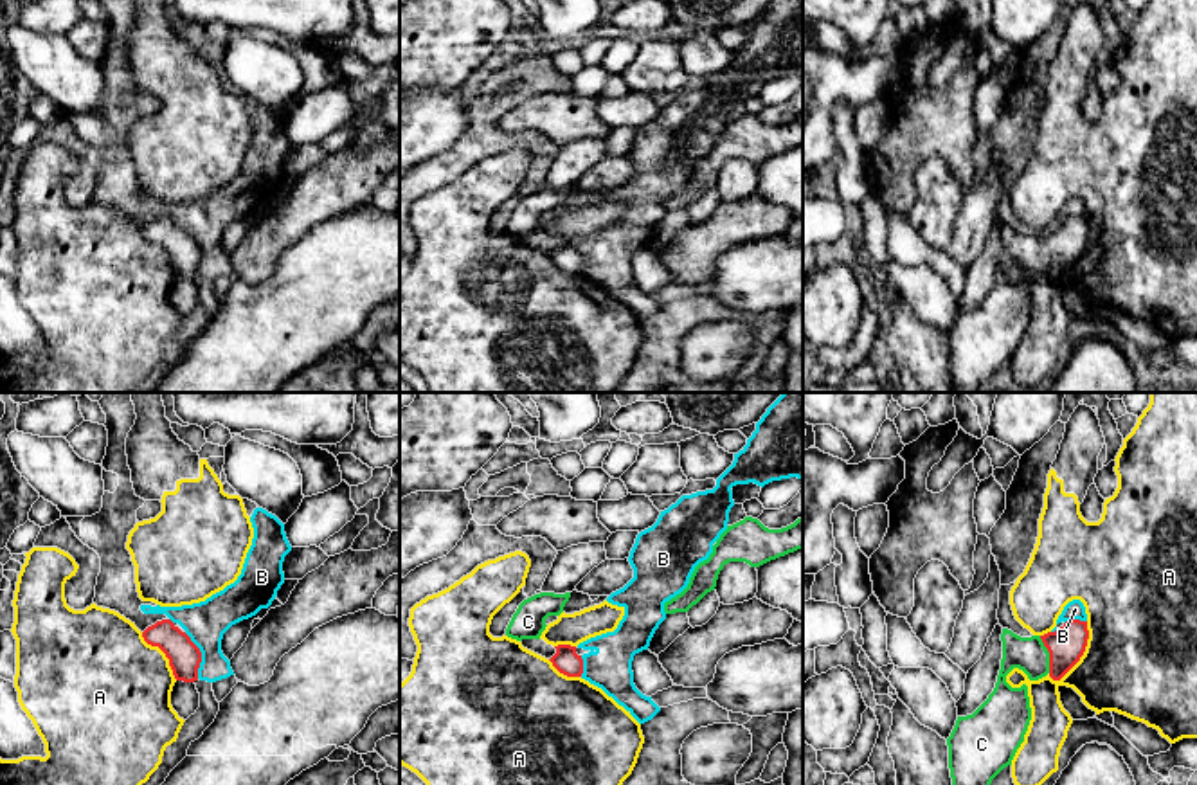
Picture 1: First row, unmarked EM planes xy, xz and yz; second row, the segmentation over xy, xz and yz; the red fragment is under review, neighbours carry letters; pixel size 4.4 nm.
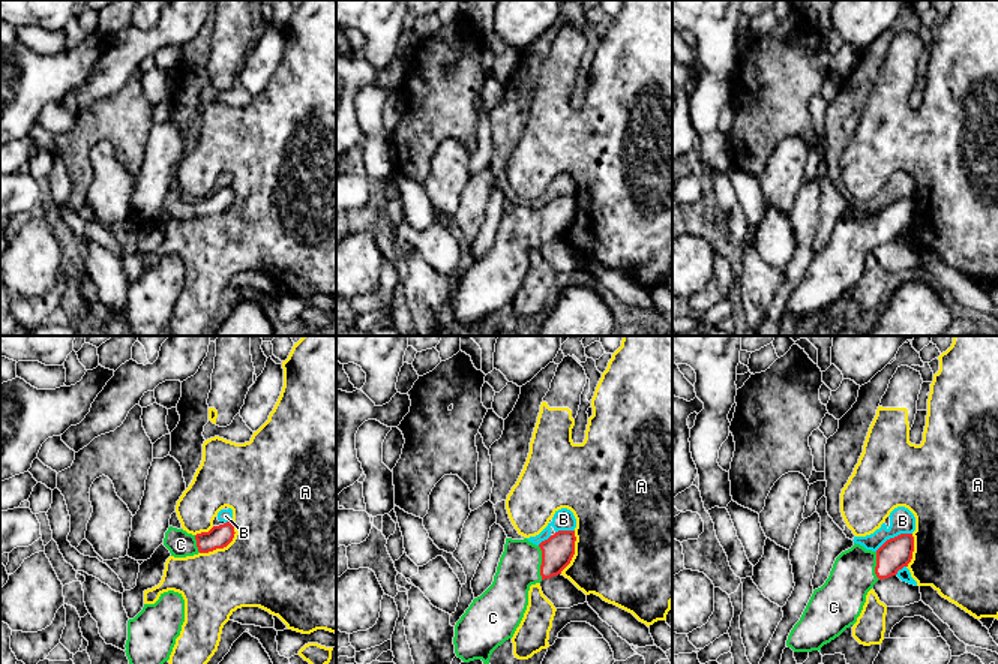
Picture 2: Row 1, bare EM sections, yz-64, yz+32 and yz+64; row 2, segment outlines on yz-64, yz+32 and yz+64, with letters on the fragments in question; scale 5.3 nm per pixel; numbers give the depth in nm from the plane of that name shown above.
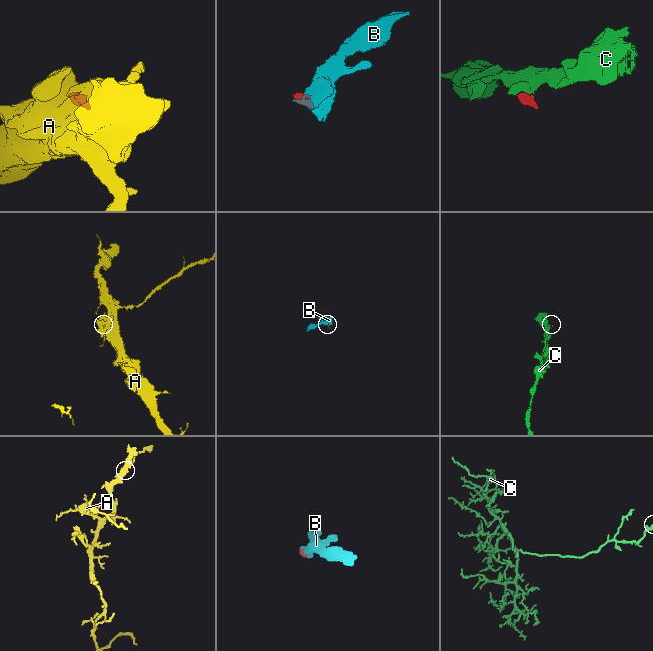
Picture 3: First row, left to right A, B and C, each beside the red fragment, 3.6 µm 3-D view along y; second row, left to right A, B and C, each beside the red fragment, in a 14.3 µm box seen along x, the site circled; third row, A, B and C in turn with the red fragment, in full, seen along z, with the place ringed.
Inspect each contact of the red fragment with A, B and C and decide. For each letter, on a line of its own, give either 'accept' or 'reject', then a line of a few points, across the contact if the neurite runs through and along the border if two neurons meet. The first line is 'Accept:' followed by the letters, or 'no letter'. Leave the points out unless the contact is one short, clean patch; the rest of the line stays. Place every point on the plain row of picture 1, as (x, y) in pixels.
Accept: C
A: reject
B: reject
C: accept

